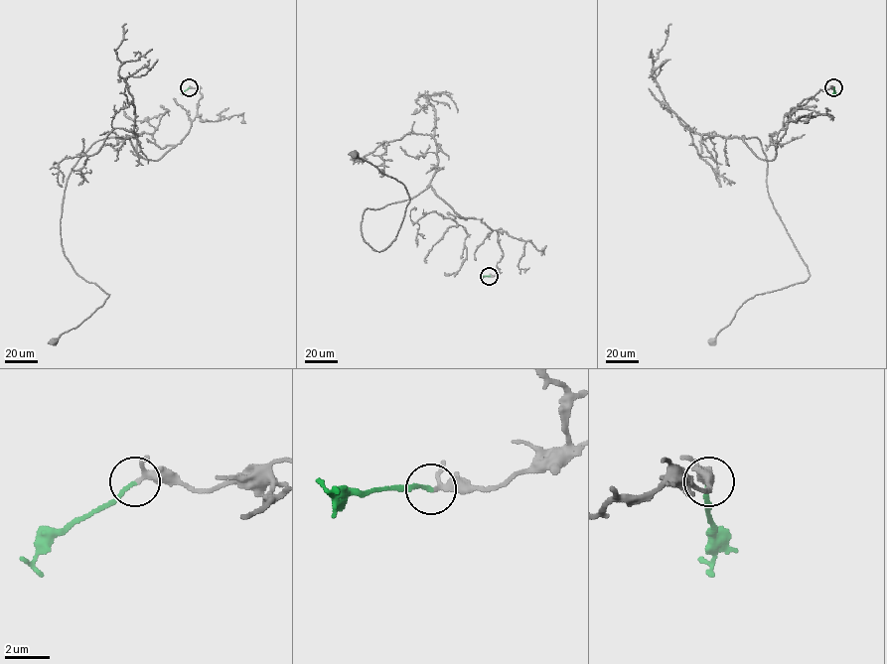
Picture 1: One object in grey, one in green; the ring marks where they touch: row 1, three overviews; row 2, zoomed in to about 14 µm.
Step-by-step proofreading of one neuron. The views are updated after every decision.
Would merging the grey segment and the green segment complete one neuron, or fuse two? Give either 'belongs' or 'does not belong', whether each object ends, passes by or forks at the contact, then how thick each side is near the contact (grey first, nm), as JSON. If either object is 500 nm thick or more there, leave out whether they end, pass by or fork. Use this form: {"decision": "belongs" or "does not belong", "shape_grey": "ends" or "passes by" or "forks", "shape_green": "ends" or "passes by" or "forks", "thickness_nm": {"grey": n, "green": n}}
{"decision": "belongs", "shape_grey": "passes by", "shape_green": "ends", "thickness_nm": {"grey": 220, "green": 170}}

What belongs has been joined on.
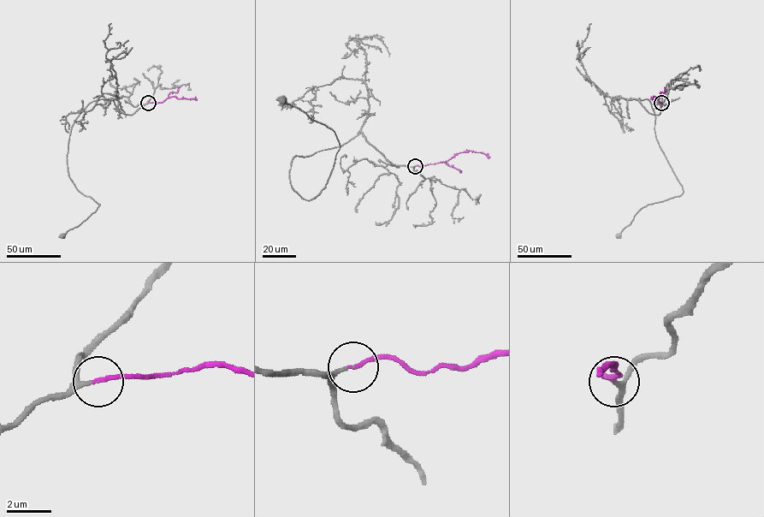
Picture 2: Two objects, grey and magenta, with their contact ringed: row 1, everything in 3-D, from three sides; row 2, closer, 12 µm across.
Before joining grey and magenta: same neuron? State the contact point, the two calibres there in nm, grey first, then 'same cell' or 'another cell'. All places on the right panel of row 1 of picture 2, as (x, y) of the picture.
place (661, 103); calibres 130 and 180 nm; same cell

